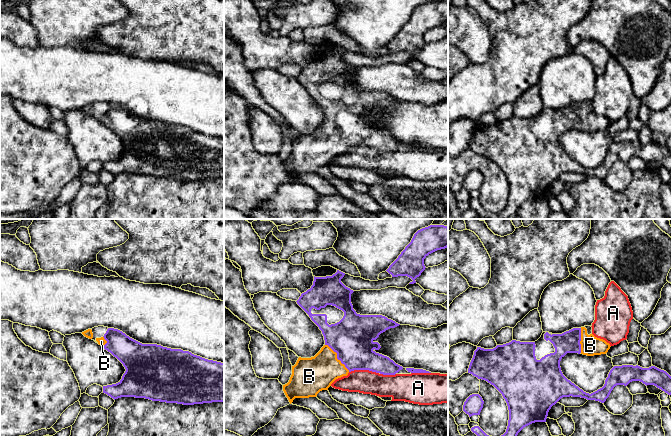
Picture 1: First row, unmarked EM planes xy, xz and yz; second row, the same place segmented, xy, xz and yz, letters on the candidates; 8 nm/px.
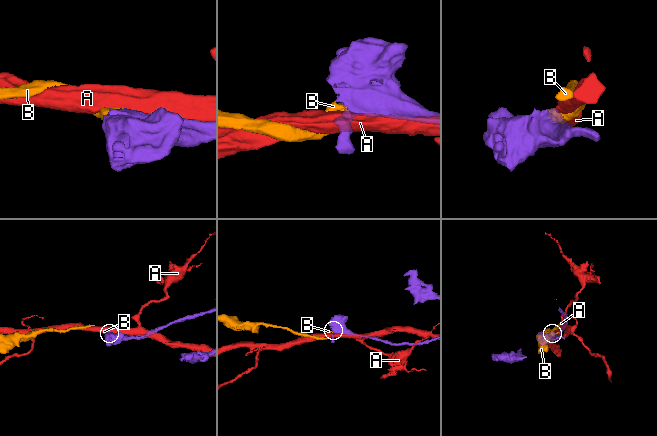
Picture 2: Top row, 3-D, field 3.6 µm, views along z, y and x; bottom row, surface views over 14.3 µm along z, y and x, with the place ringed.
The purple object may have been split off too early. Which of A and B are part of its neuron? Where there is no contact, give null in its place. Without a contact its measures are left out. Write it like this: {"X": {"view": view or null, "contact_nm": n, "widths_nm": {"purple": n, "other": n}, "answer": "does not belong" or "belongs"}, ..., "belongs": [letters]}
{"A": {"view": "xz", "contact_nm": 240, "widths_nm": {"purple": 320, "other": 190}, "answer": "does not belong"}, "B": {"view": "xz", "contact_nm": 300, "widths_nm": {"purple": 340, "other": 280}, "answer": "belongs"}, "belongs": ["B"]}

